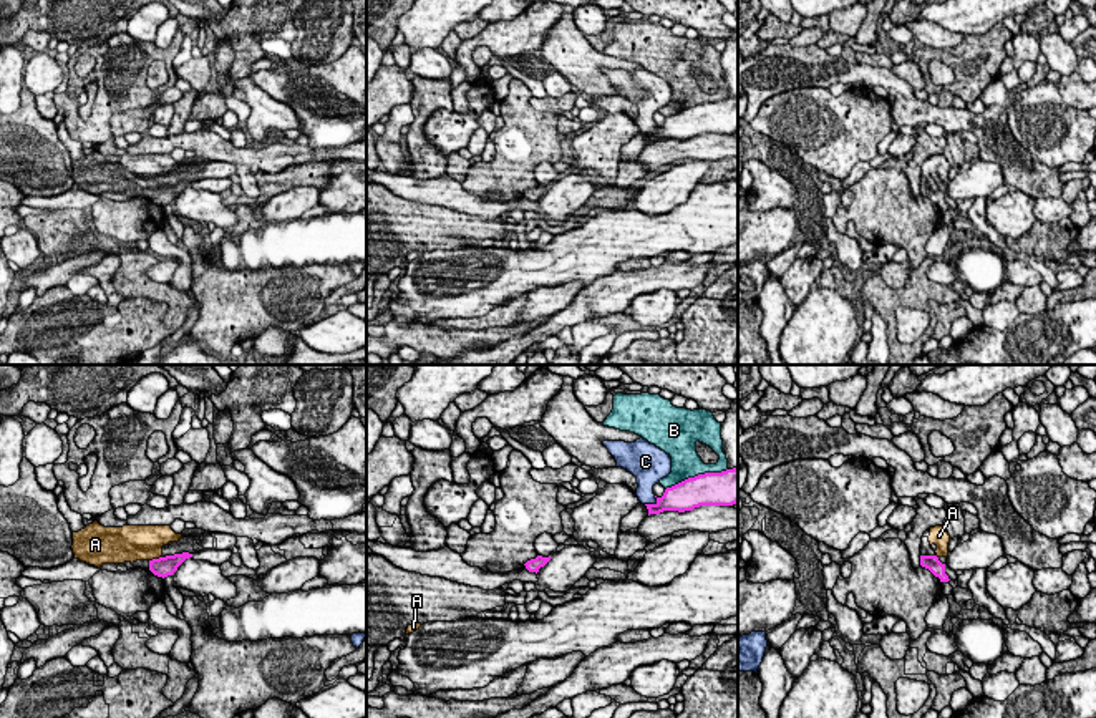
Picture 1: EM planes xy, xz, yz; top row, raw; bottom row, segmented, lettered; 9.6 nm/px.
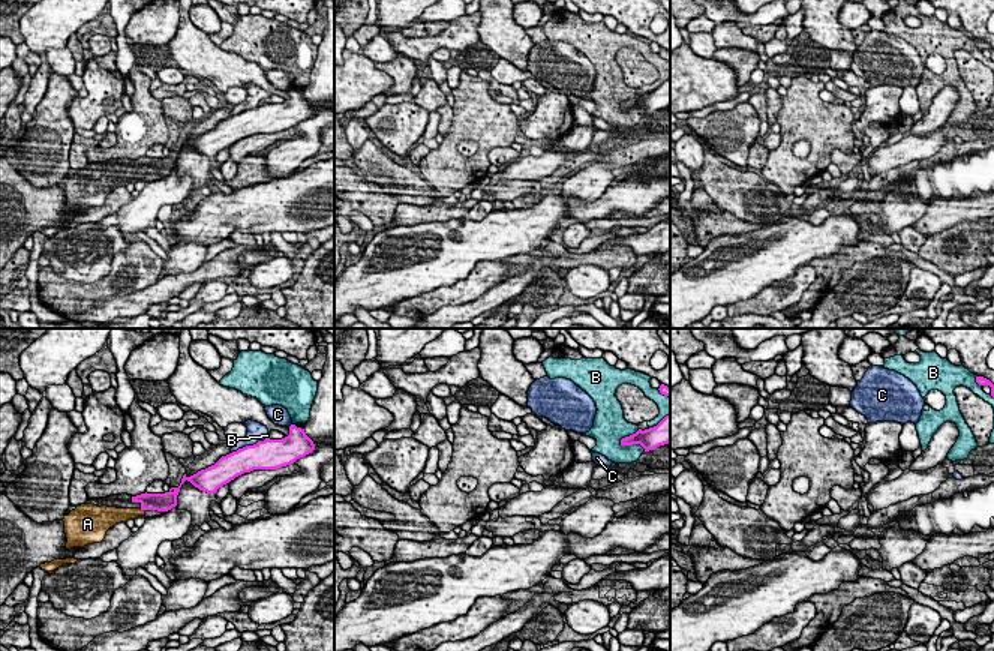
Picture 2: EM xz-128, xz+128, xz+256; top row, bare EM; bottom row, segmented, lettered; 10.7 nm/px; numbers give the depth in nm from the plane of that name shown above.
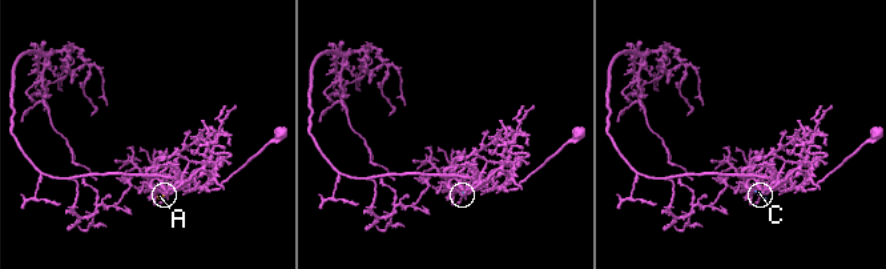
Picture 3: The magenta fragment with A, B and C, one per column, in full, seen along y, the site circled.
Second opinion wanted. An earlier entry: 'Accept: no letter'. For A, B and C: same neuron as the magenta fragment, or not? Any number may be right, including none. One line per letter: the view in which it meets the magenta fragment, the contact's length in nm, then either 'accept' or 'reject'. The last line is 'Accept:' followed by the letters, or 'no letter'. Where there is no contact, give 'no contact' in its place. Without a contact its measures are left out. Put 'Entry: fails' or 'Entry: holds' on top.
Entry: fails
A: meets magenta in xy; contact 140 nm long; accept
B: meets magenta in xz; contact 650 nm long; reject
C: meets magenta in xz; contact 140 nm long; reject
Accept: A

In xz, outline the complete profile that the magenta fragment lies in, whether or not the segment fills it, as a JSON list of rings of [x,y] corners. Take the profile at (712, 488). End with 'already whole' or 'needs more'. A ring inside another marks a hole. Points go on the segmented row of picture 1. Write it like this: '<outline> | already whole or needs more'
[[[738,468],[705,473],[667,488],[655,504],[645,504],[650,514],[663,511],[693,511],[700,506],[733,506],[738,502]]] | already whole

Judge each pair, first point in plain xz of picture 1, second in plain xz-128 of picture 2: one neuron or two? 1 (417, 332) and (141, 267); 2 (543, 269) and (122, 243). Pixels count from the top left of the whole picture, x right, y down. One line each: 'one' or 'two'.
1: two
2: one

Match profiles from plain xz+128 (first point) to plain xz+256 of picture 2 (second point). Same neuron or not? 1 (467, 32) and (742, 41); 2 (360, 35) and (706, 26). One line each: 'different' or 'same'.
1: same
2: same

